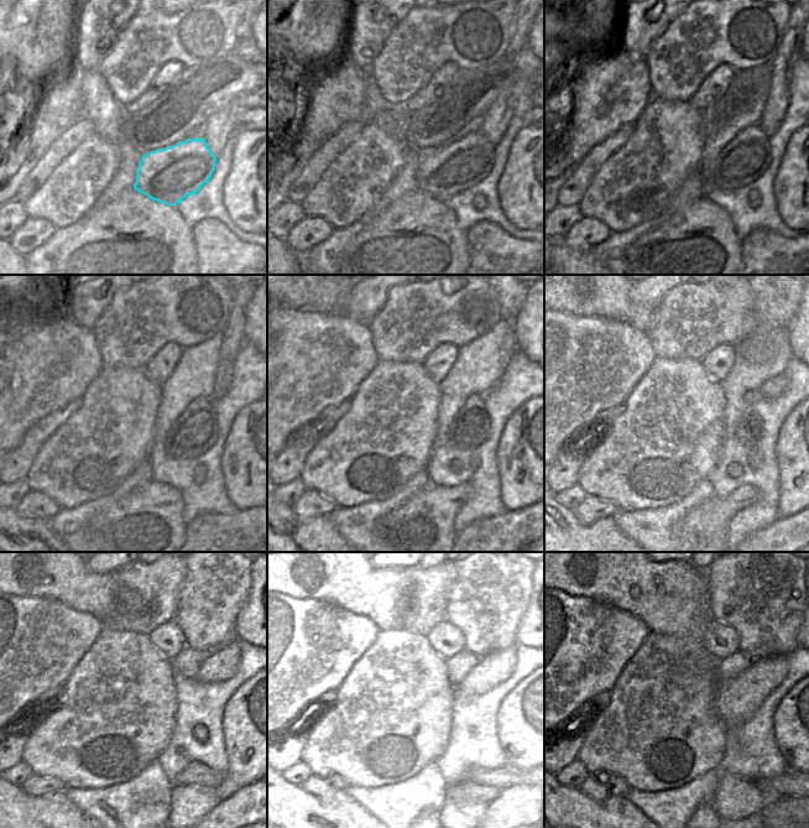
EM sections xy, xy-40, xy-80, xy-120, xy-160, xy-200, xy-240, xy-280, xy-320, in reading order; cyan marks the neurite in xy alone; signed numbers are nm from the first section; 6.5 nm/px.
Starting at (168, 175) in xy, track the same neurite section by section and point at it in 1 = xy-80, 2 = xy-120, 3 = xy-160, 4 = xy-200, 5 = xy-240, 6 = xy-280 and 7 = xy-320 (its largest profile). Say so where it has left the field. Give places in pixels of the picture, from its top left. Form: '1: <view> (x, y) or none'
1: xy-80 (747, 156)
2: xy-120 (194, 431)
3: xy-160 (470, 428)
4: xy-200 (751, 425)
5: xy-240 (187, 664)
6: xy-280 (462, 664)
7: xy-320 (732, 666)

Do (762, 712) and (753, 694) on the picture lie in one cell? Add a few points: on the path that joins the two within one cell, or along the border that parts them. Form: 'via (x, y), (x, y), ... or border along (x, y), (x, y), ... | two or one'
border along (778, 683), (762, 704), (740, 727) | two

